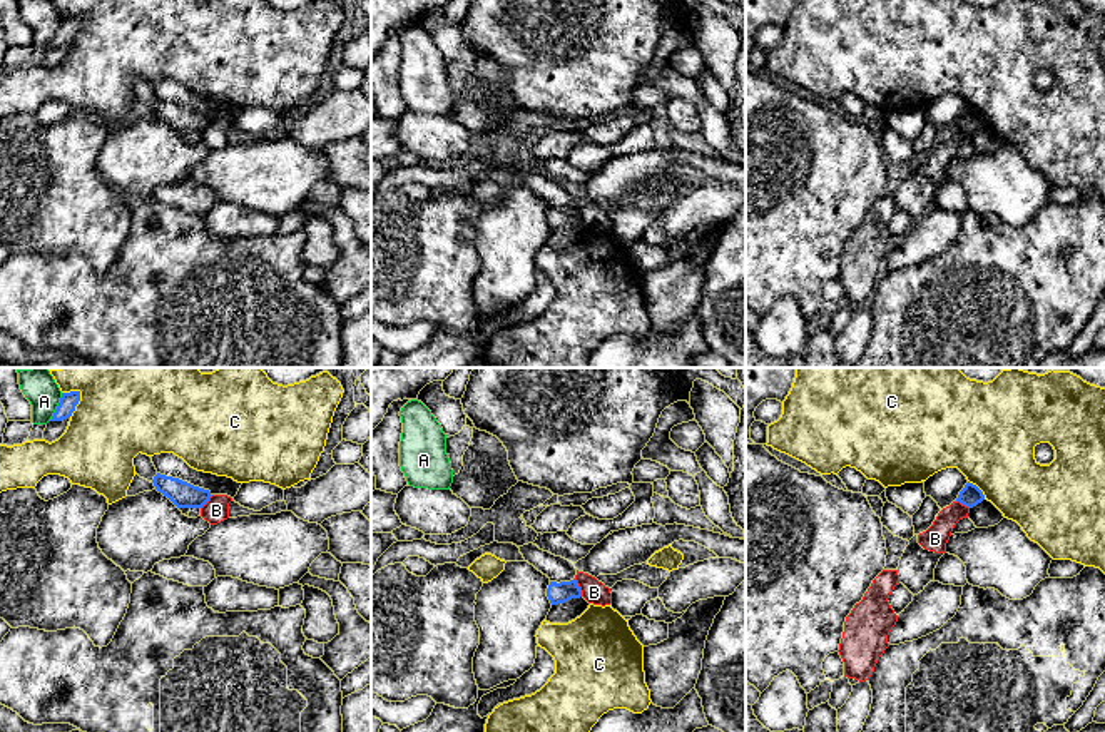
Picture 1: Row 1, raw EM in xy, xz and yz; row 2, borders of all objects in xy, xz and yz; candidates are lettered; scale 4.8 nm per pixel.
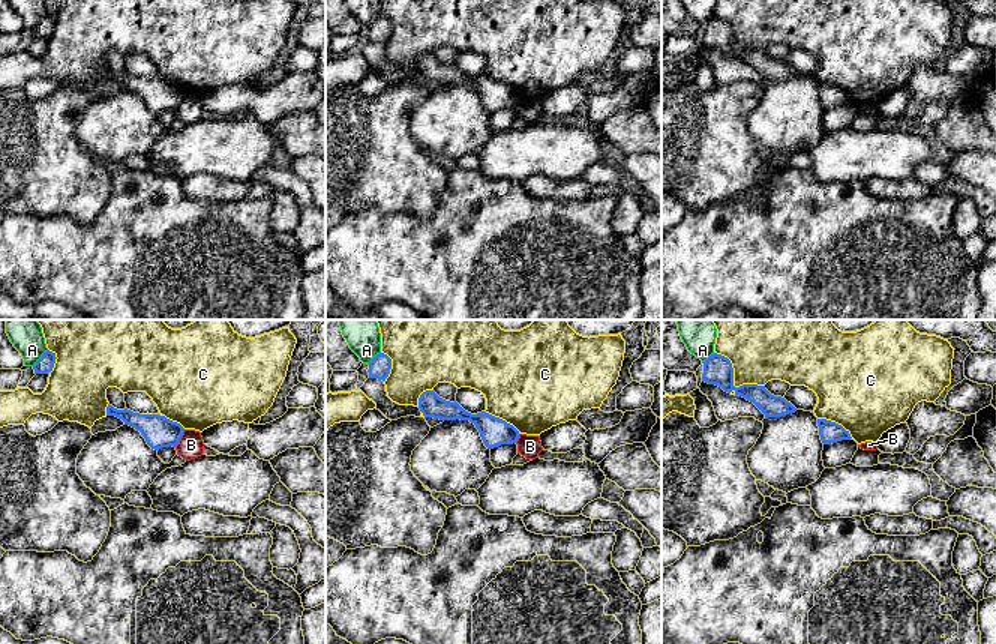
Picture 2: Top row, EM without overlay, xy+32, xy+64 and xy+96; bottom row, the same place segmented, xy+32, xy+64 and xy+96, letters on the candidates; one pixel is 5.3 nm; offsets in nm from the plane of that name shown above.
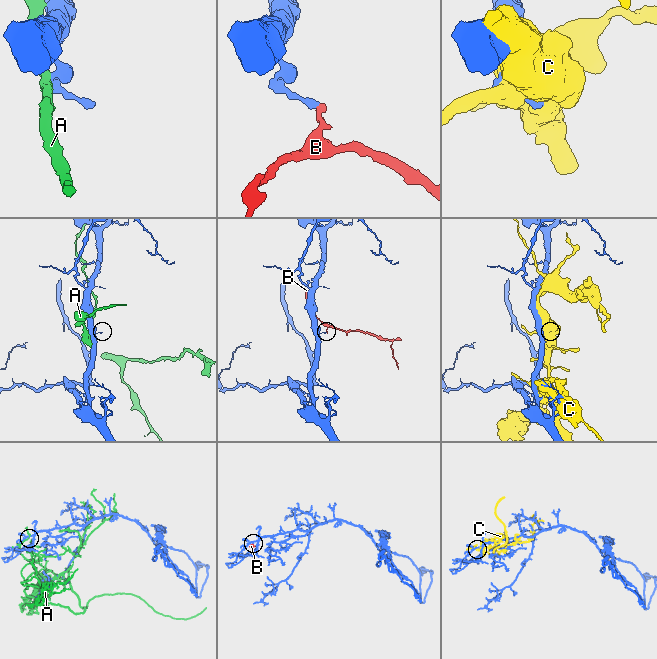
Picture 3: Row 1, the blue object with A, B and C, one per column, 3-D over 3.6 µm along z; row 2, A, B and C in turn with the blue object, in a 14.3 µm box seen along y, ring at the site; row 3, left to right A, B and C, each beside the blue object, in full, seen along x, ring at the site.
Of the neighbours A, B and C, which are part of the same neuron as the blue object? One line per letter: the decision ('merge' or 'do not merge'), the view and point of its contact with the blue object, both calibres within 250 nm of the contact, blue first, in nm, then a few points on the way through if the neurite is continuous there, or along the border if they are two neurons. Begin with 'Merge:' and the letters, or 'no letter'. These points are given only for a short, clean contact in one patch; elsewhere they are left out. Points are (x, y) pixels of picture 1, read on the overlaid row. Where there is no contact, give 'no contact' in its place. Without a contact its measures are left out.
Merge: no letter
A: do not merge; meets blue in xy at (57, 406); 80 nm thick on the blue side, 160 nm on the other
B: do not merge; meets blue in xz at (579, 587); 100 nm thick on the blue side, 110 nm on the other; border along xz (574, 579), (582, 595)
C: do not merge; meets blue in xy at (77, 403); 80 nm thick on the blue side, 480 nm on the other

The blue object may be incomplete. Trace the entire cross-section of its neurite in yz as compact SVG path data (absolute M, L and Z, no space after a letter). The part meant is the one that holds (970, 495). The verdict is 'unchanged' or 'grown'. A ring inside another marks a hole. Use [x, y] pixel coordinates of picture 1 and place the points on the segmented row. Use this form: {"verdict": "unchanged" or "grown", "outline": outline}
{"verdict": "unchanged", "outline": "M966 483L965 488L960 491L956 501L960 501L961 505L973 508L978 503L981 503L985 500L983 491L973 485L973 483Z"}

